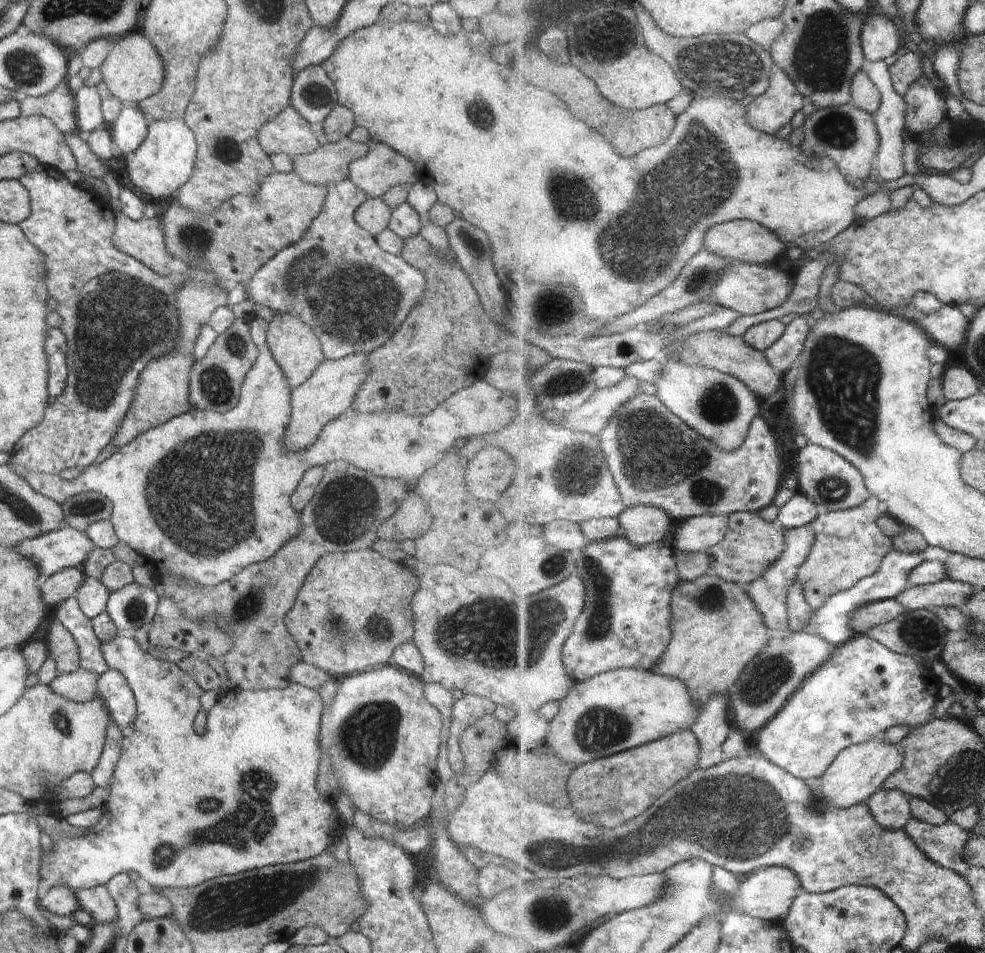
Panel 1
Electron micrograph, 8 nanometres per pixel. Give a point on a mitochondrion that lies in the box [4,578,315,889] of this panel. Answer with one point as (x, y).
(199, 835)

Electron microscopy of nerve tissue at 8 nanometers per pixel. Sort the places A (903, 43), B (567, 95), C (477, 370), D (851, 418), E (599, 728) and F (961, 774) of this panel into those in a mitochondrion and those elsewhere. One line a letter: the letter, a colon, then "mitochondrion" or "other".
A: other
B: other
C: other
D: mitochondrion
E: mitochondrion
F: mitochondrion

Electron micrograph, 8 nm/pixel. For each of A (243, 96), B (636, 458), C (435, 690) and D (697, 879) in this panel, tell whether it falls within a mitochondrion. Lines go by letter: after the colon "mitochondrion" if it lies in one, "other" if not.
A: other
B: mitochondrion
C: other
D: other

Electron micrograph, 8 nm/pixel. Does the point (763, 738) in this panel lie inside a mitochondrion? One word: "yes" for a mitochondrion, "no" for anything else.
no

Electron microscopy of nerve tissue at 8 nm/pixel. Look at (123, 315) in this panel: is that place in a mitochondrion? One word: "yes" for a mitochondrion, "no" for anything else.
yes

